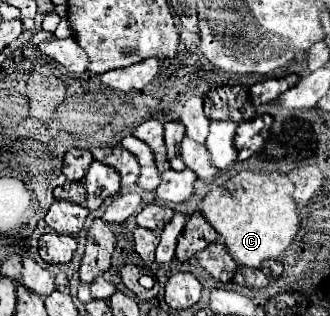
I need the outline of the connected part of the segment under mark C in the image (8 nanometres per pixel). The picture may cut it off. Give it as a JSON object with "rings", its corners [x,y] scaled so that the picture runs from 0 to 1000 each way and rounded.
{"rings":[[[724,544],[706,563],[694,563],[688,576],[676,576],[670,589],[652,589],[645,601],[633,601],[615,620],[615,633],[609,633],[609,677],[664,734],[676,772],[688,778],[688,797],[700,804],[700,816],[724,842],[785,848],[791,829],[803,829],[815,816],[852,823],[858,797],[870,791],[870,778],[900,747],[900,728],[906,728],[906,665],[900,665],[888,627],[882,627],[882,614],[888,614],[888,582],[876,576],[870,557],[852,557],[839,544],[821,544],[821,551]]]}

